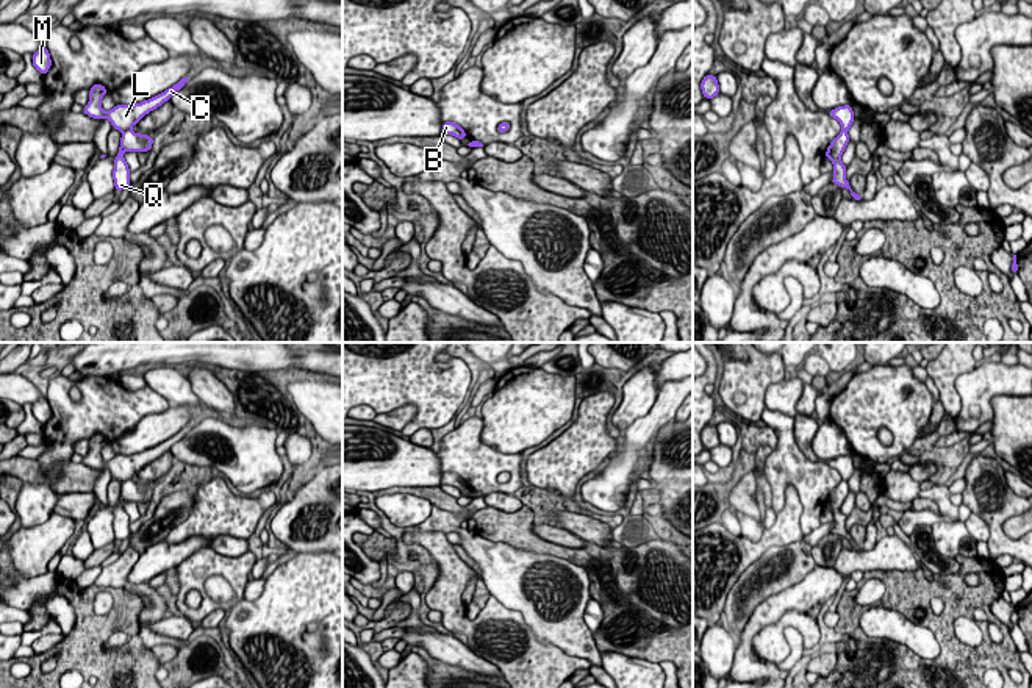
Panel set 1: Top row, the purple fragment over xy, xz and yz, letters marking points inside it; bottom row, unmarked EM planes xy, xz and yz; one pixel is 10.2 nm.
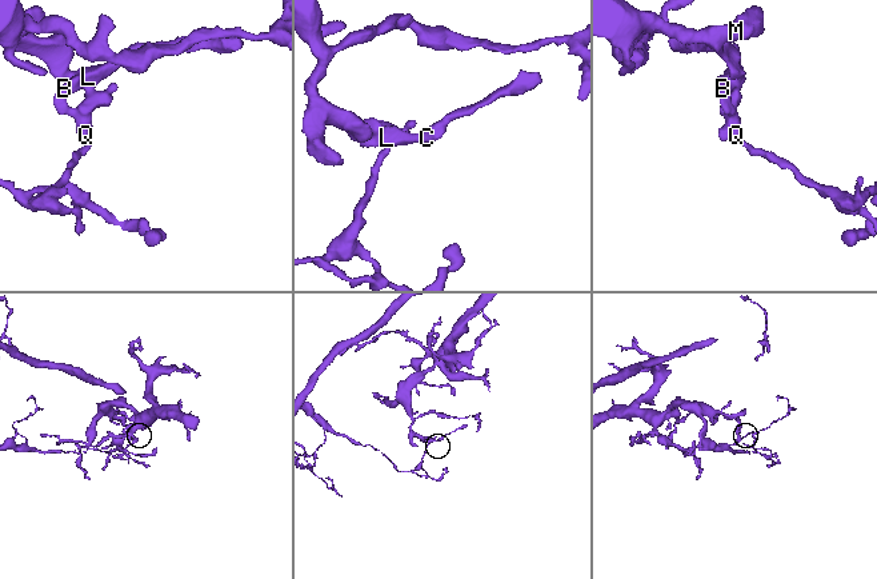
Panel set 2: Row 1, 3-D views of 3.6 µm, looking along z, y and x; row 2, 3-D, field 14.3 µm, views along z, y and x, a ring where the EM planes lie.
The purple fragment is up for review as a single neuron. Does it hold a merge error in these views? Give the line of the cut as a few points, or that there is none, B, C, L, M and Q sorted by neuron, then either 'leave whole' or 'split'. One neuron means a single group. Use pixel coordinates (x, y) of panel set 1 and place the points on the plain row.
cut xy (130, 479), (122, 483); groups B Q / C L M; split

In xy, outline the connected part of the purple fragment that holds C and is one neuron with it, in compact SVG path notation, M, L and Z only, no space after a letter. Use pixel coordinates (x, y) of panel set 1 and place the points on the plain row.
M188 427L181 428L177 435L149 450L134 455L116 455L109 461L105 461L102 458L102 447L108 444L106 438L100 433L95 433L89 439L89 452L86 457L83 457L83 463L99 471L106 468L111 472L113 478L124 483L127 480L131 480L131 477L136 475L145 464L156 460L164 452L169 452L170 447L178 443L188 430Z

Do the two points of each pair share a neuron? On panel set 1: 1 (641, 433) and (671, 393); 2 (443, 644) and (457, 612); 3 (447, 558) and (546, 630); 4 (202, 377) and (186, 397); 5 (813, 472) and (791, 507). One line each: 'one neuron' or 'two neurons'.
1: one neuron
2: two neurons
3: two neurons
4: two neurons
5: two neurons

